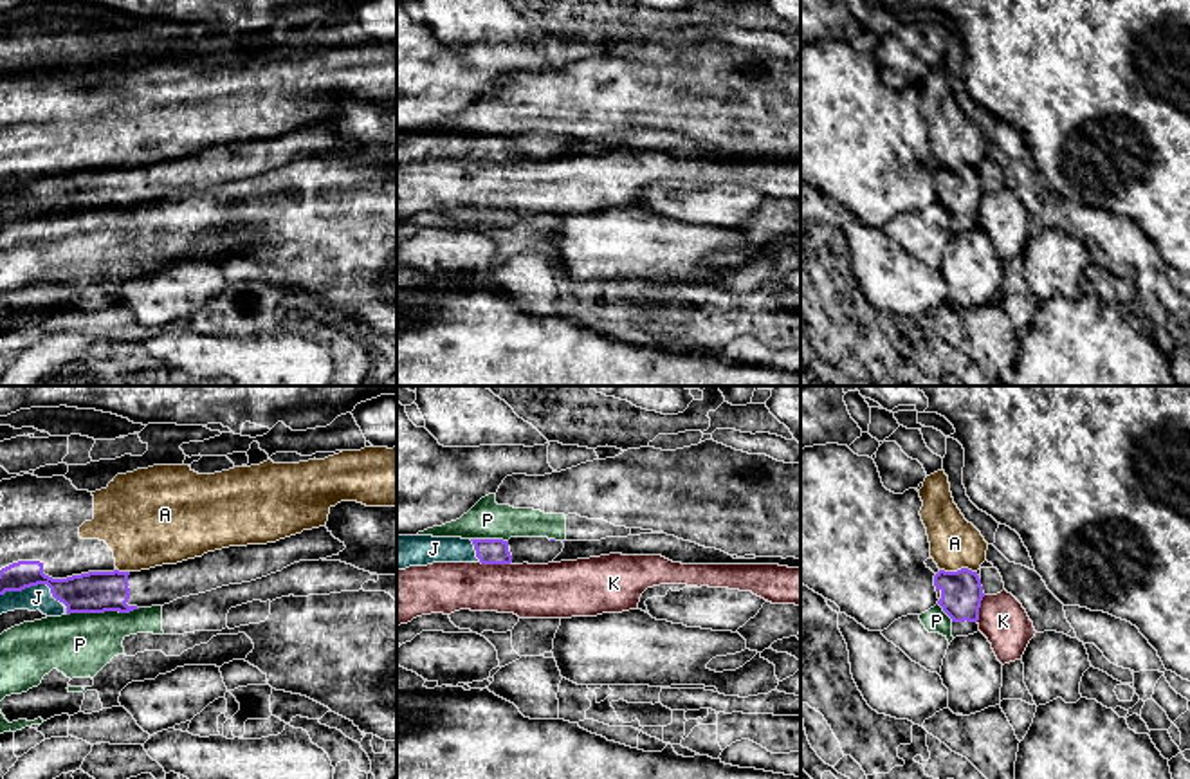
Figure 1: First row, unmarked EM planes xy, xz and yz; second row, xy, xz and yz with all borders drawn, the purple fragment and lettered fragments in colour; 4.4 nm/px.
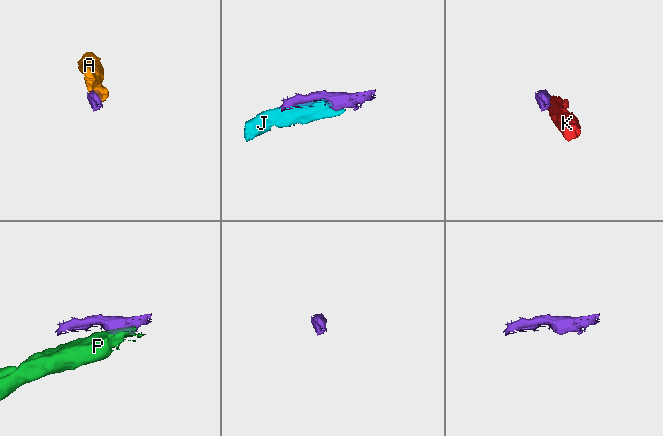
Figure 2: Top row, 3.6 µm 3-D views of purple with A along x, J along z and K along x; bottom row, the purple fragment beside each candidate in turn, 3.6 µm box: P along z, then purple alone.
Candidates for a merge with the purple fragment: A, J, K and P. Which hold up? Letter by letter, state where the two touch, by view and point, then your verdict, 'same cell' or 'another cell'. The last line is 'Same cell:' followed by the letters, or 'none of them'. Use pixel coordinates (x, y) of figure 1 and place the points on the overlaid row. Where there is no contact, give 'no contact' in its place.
A: meets purple in yz at (958, 570); another cell
J: meets purple in xy at (33, 585); same cell
K: meets purple in xz at (494, 563); another cell
P: meets purple in xy at (103, 612); another cell
Same cell: J

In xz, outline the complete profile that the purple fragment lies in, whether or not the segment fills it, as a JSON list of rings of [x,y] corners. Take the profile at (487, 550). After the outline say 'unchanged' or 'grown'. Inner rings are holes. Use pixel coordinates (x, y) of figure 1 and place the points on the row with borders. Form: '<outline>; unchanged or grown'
[[[397,534],[397,570],[406,570],[409,566],[427,566],[433,563],[548,564],[563,552],[563,548],[564,541],[548,537],[510,537],[508,541],[503,541]]]; grown

